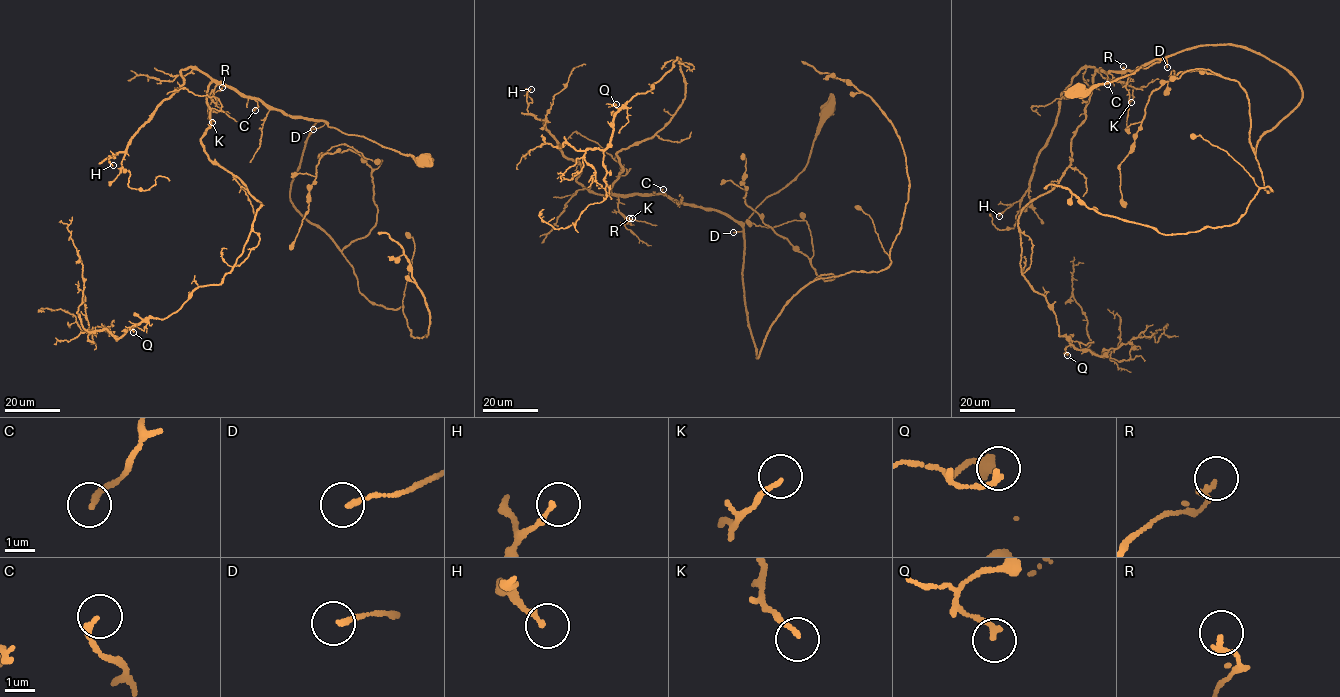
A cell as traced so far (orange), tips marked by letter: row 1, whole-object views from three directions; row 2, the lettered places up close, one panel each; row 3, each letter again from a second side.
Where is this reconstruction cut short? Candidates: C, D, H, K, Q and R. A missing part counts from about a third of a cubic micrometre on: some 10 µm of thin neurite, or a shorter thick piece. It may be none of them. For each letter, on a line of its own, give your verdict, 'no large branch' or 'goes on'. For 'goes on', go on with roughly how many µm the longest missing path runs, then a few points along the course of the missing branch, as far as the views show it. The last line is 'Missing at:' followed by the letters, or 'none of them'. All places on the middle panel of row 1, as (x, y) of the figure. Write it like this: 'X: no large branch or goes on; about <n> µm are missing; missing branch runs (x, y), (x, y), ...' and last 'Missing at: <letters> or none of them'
C: goes on; about 20 µm are missing; missing branch runs (663, 189), (648, 177), (624, 187)
D: no large branch
H: no large branch
K: no large branch
Q: no large branch
R: no large branch
Missing at: C

